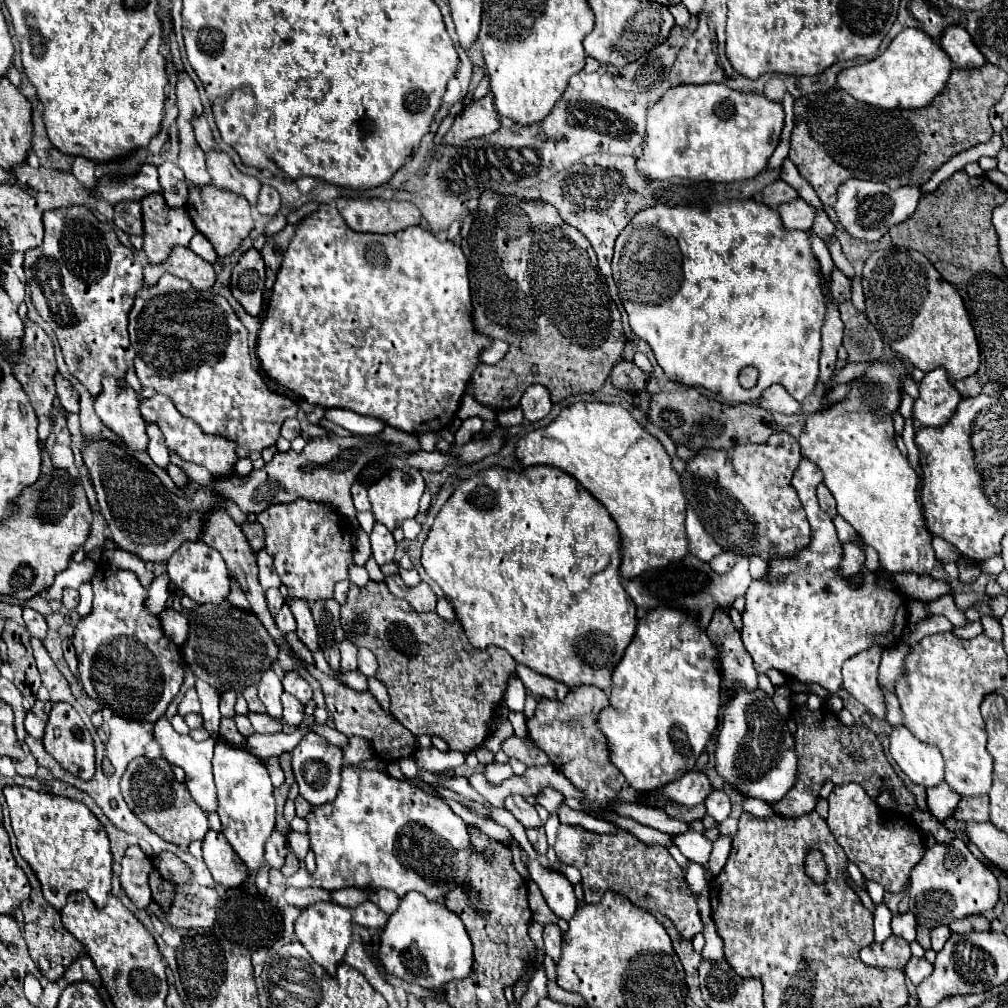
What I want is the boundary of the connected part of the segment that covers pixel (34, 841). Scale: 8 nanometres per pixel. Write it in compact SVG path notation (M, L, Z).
M18 785L4 787L4 797L10 809L18 851L42 883L44 899L60 911L68 893L86 891L96 907L102 909L112 889L112 853L108 835L90 809L74 799L38 793Z

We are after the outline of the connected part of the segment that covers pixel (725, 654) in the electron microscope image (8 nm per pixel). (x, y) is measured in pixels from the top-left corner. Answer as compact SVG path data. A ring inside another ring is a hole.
M714 611L714 619L710 621L706 633L720 651L720 669L724 673L724 685L728 689L736 683L744 683L746 689L758 687L758 675L752 665L750 653L744 649L740 633L732 625L728 611Z

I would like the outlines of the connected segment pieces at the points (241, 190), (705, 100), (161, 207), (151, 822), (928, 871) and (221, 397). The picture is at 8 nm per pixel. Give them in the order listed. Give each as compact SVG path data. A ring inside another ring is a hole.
M222 151L208 153L206 165L208 165L208 173L212 177L212 183L216 187L230 189L230 191L246 197L250 207L258 205L258 191L260 191L262 183L250 175L240 173L226 153L222 153Z
M708 83L708 85L678 85L672 87L654 107L648 109L648 117L646 117L646 139L644 139L644 155L638 159L638 169L640 173L644 173L650 179L670 179L670 177L682 177L682 179L694 179L694 181L738 181L738 179L750 179L754 175L758 175L762 169L768 167L768 159L774 153L778 141L780 141L780 133L784 127L784 111L780 103L774 103L770 99L766 99L764 95L756 95L756 93L738 93L728 89L726 85L720 83Z
M150 193L142 201L144 219L144 253L148 255L148 265L160 265L170 257L176 245L190 245L196 233L194 223L182 207L166 207L160 193Z
M146 757L134 759L126 767L126 771L120 779L120 789L122 789L122 795L128 803L128 807L132 809L132 813L144 825L148 825L156 835L160 835L164 841L186 851L188 843L204 839L204 835L208 831L208 817L192 801L186 785L182 785L174 779L172 767L168 765L166 759L146 759Z
M962 839L928 845L926 855L912 867L910 873L910 911L918 925L928 929L950 925L966 915L978 915L994 909L998 893L1000 885L996 875L968 851Z
M166 273L154 287L144 287L136 295L130 311L128 333L130 343L136 349L134 369L142 387L152 387L158 393L168 395L184 417L194 419L202 431L210 435L222 435L248 451L262 451L264 447L276 445L282 423L296 417L298 407L294 401L272 391L264 383L262 375L252 367L248 331L222 295L216 295L214 291L198 291L184 279Z

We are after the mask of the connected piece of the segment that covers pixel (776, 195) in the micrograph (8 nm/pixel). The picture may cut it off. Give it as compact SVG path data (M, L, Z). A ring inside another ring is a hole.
M776 181L774 185L764 189L764 203L770 205L772 209L776 209L778 205L788 203L788 201L792 201L796 197L800 197L798 191L794 187L790 187L788 183L784 183L784 181Z

